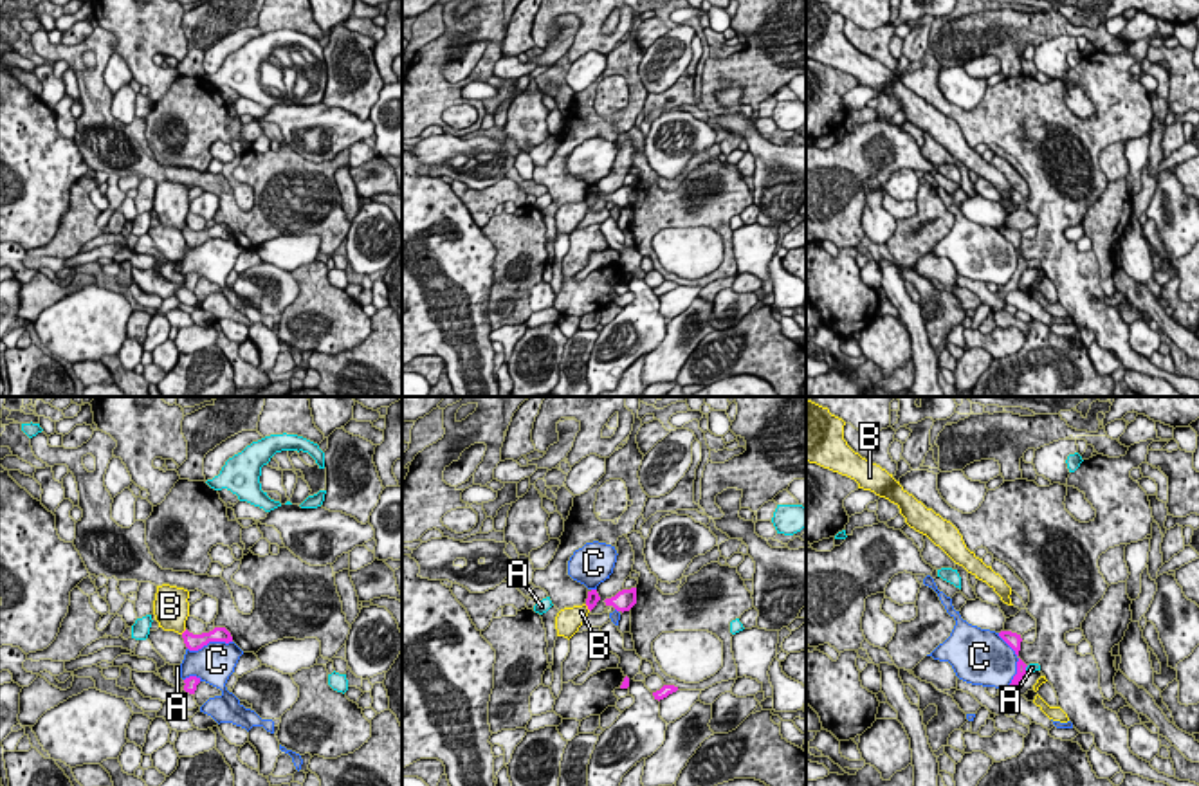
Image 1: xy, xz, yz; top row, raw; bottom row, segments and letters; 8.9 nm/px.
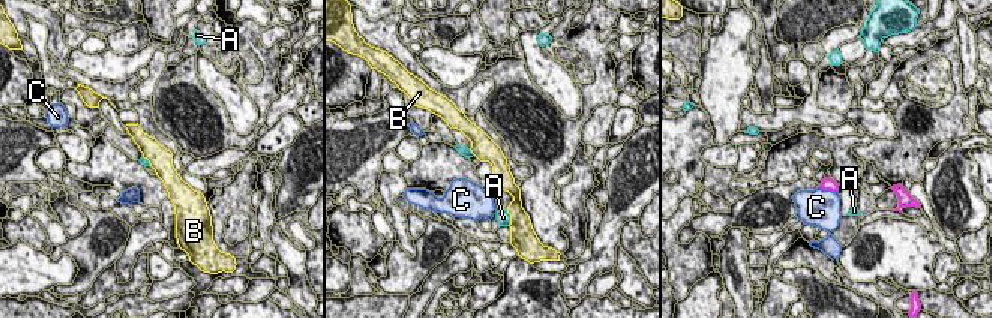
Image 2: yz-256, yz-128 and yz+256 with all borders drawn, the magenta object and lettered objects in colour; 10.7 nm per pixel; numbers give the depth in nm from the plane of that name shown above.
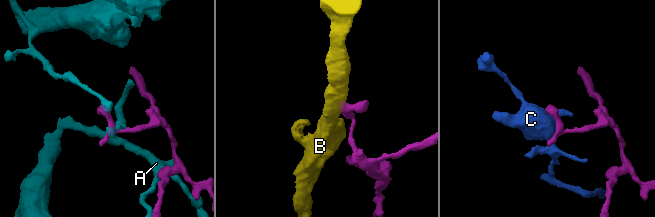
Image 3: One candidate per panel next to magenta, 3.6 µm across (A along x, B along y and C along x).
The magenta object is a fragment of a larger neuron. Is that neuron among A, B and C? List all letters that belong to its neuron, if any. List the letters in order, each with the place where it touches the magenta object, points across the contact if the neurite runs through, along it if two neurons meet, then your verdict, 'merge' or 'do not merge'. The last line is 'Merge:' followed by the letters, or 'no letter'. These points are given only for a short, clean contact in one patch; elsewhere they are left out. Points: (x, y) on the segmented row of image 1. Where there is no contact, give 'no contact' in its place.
A: yz (1025, 669) | do not merge
B: xz (588, 608) | along xz (585, 604), (590, 610) | do not merge
C: xy (210, 640) | do not merge
Merge: no letter

